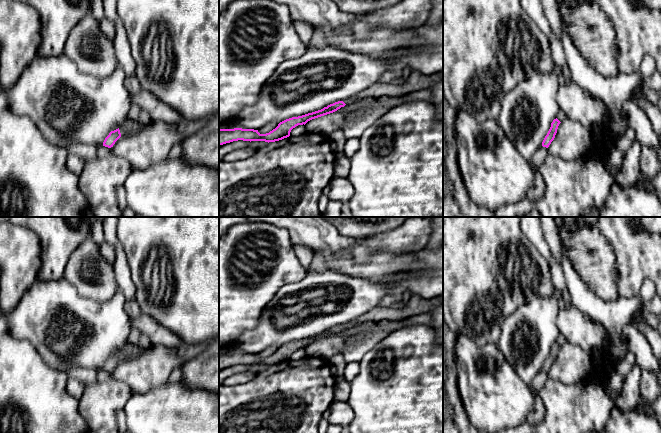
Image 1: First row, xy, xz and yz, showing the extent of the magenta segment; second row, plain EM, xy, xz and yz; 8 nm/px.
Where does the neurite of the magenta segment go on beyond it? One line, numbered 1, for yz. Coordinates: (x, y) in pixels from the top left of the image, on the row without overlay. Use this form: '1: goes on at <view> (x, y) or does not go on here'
1: does not go on here

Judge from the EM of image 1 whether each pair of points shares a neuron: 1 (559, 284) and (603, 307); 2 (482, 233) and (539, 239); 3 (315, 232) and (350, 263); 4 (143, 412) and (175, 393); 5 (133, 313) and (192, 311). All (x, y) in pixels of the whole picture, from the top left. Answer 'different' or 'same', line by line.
1: different
2: different
3: same
4: same
5: different

